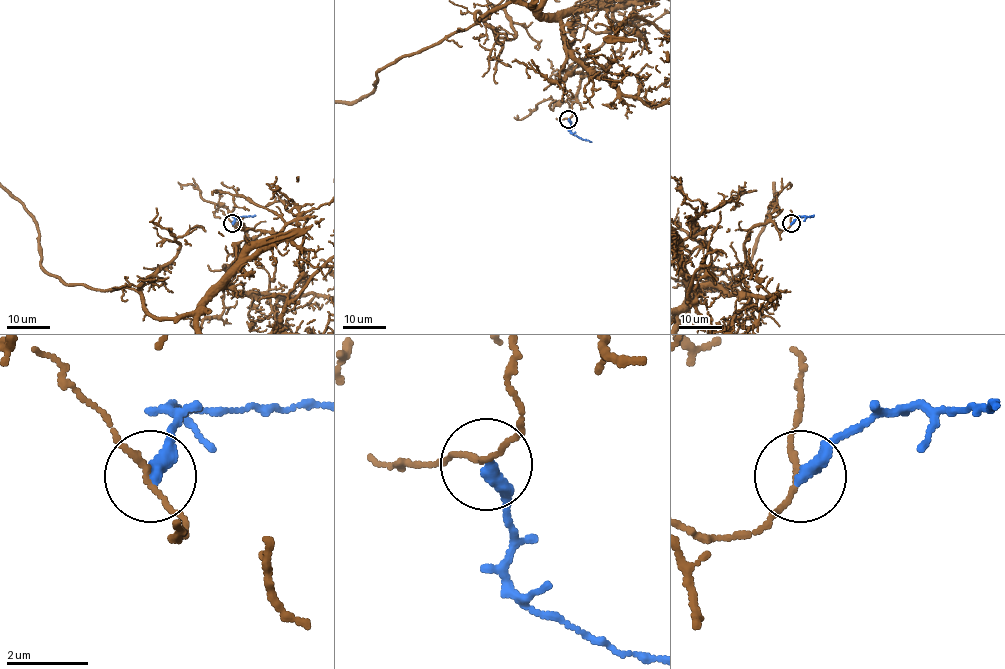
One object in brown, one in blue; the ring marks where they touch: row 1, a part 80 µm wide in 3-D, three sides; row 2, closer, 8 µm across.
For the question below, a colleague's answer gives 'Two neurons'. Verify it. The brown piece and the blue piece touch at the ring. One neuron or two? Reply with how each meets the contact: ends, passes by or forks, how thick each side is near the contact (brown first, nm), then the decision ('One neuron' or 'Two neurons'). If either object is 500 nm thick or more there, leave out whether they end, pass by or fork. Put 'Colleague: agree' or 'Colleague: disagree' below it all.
At the ring brown passes by. At the ring blue ends. Thickness 110 nm (brown) against 360 nm. Two neurons
Colleague: agree

